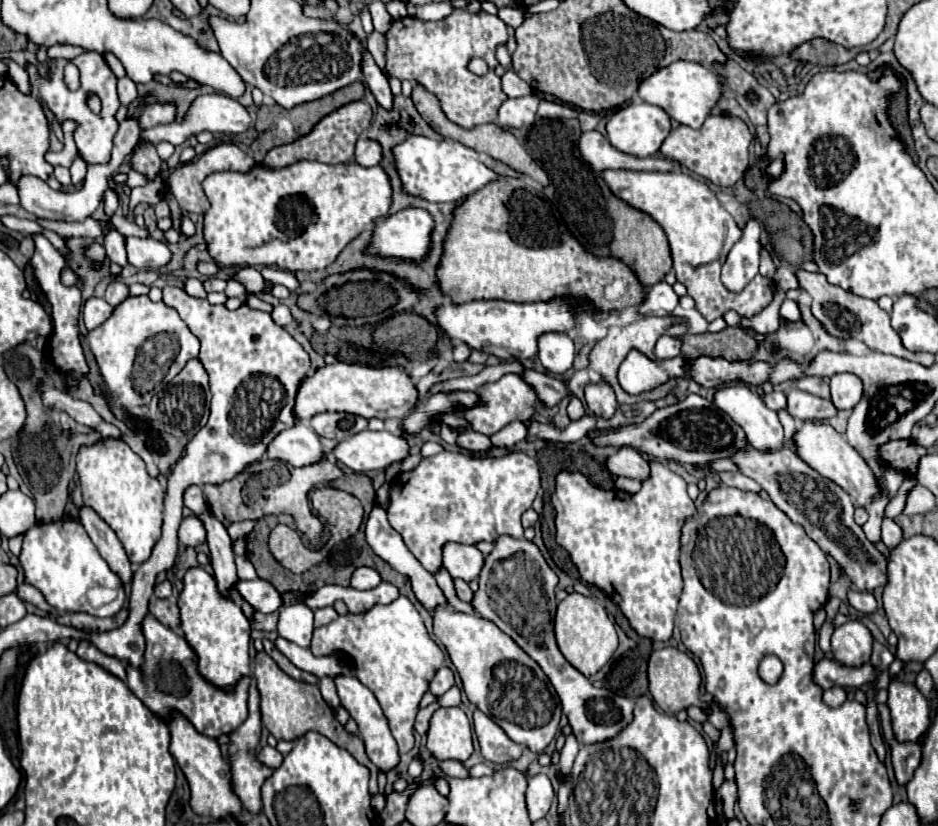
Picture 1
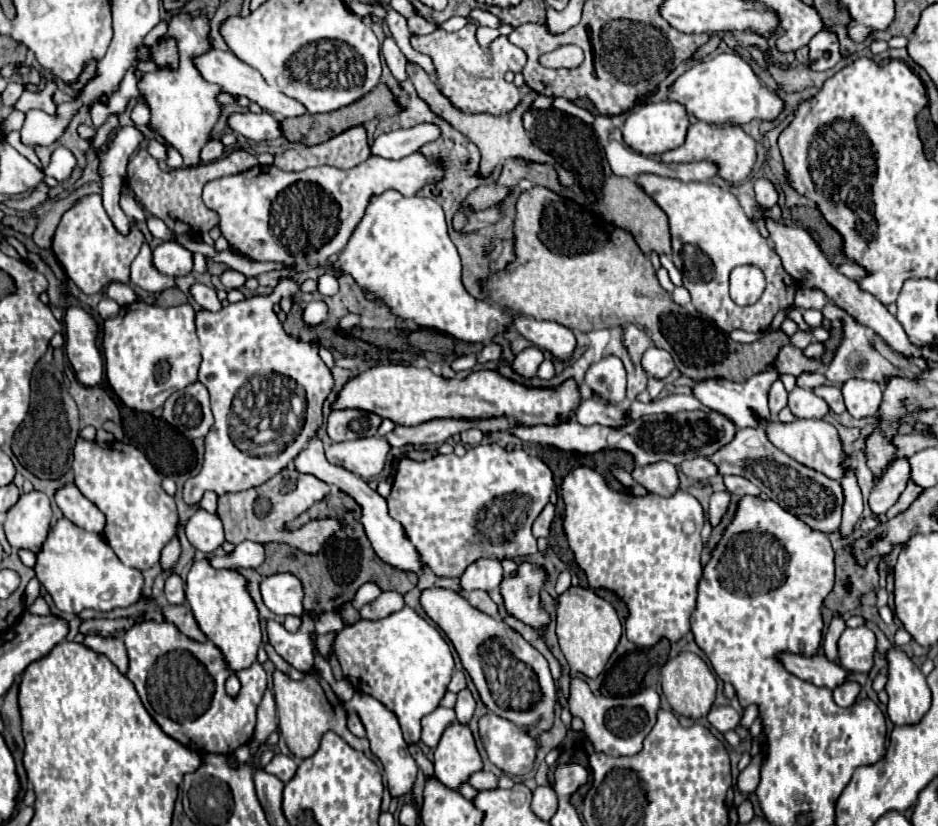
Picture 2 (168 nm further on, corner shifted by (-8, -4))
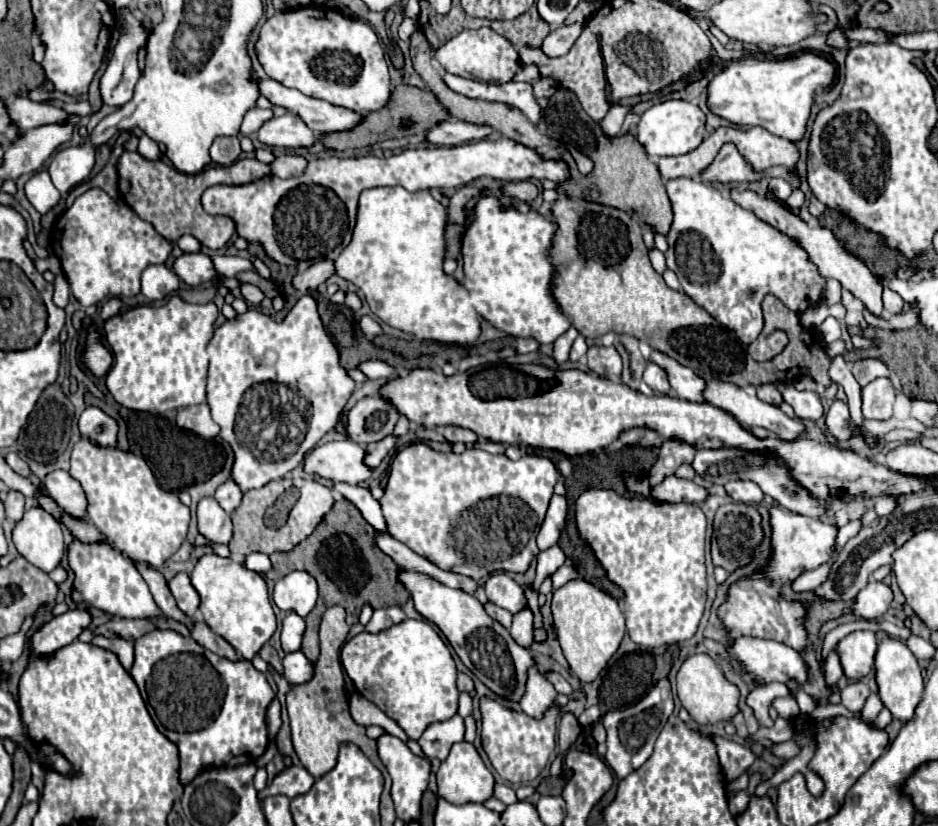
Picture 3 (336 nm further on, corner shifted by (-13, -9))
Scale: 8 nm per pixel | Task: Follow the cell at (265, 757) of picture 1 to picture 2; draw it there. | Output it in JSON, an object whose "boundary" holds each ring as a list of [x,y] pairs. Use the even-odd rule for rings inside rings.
{"boundary":[[[277,753],[263,769],[265,769],[267,773],[275,775],[277,779],[281,779],[283,783],[287,783],[287,781],[291,781],[291,777],[295,775],[297,767],[299,767],[299,765],[297,765],[297,761],[295,761],[293,757],[285,757],[285,755]]]}

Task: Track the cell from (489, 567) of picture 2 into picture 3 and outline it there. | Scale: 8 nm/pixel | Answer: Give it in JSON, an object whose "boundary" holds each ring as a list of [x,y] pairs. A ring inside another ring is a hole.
{"boundary":[[[496,572],[492,574],[486,584],[484,584],[484,592],[488,596],[490,602],[494,602],[500,608],[510,610],[512,614],[518,612],[522,606],[526,606],[524,600],[524,590],[520,584],[516,584],[508,574],[504,572]]]}

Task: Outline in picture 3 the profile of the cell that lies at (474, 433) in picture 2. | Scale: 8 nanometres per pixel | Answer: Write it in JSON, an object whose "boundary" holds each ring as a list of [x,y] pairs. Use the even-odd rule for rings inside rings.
{"boundary":[[[446,426],[446,428],[442,430],[442,434],[444,434],[444,438],[446,438],[450,444],[454,444],[454,442],[464,442],[466,446],[472,446],[472,444],[478,440],[478,436],[476,436],[472,430],[458,428],[458,426]]]}

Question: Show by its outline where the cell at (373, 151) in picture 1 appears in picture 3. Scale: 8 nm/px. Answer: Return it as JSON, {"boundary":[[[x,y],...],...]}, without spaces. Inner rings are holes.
{"boundary":[[[462,120],[440,122],[440,126],[432,126],[432,130],[428,130],[426,142],[432,146],[458,146],[470,140],[482,140],[490,132],[490,126],[474,126]]]}

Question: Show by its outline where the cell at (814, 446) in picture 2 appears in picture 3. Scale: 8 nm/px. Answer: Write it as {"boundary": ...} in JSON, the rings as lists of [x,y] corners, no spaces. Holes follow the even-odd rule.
{"boundary":[[[710,380],[710,382],[708,382],[708,388],[706,388],[706,392],[704,392],[704,398],[706,398],[712,406],[716,406],[716,408],[728,412],[728,414],[732,414],[740,424],[766,428],[766,430],[770,430],[776,438],[784,438],[784,440],[792,442],[792,438],[802,438],[802,436],[806,436],[806,426],[802,424],[802,420],[798,420],[798,418],[796,418],[796,420],[794,420],[794,418],[788,418],[778,406],[770,406],[770,404],[762,402],[762,400],[758,400],[758,396],[756,396],[754,392],[746,392],[744,388],[738,388],[738,386],[734,386],[734,384]]]}

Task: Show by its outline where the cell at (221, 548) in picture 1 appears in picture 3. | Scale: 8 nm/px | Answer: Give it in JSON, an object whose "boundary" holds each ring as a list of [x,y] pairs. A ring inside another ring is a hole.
{"boundary":[[[296,650],[296,652],[288,652],[282,660],[284,664],[284,674],[286,674],[286,680],[290,684],[302,684],[302,682],[308,682],[314,674],[314,664],[306,658],[306,654],[302,650]]]}

